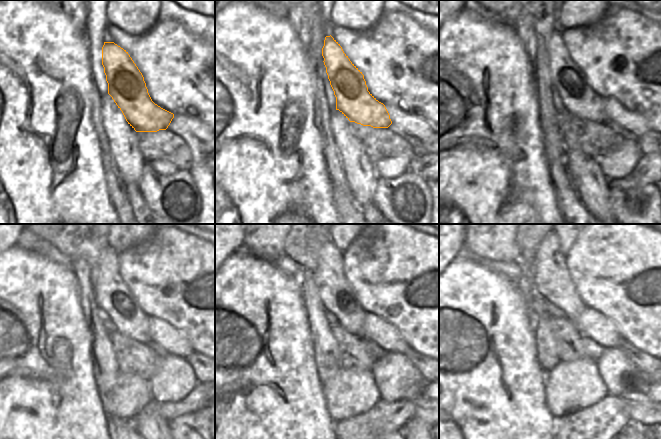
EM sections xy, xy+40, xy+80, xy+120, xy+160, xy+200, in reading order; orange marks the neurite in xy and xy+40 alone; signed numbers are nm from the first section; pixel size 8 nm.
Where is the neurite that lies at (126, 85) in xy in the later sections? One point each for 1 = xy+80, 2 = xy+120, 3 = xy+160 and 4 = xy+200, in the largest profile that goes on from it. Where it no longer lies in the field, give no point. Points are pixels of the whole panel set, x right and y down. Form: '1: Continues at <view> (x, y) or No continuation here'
1: Continues at xy+80 (578, 99)
2: Continues at xy+120 (113, 297)
3: Continues at xy+160 (336, 295)
4: Continues at xy+200 (552, 281).

